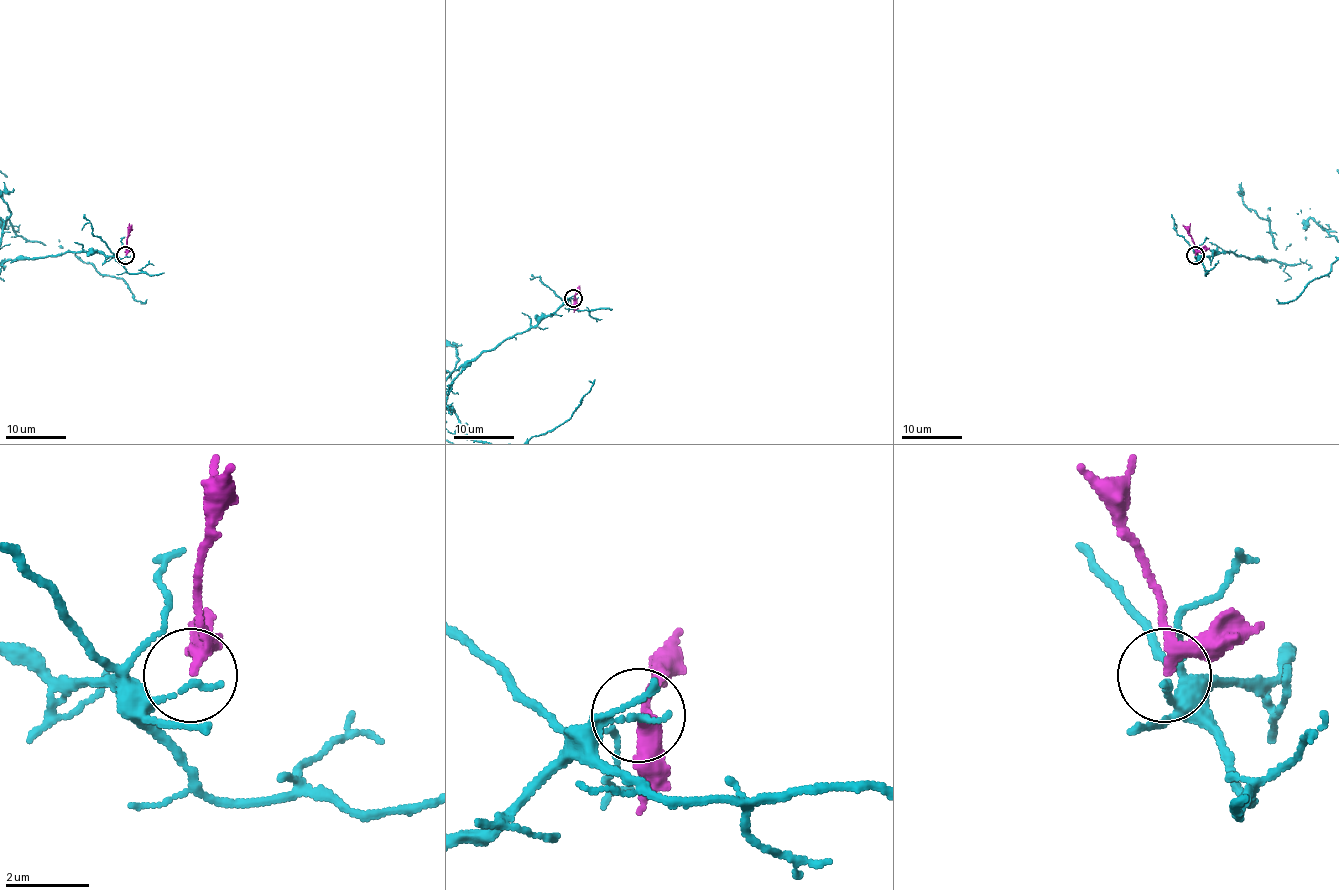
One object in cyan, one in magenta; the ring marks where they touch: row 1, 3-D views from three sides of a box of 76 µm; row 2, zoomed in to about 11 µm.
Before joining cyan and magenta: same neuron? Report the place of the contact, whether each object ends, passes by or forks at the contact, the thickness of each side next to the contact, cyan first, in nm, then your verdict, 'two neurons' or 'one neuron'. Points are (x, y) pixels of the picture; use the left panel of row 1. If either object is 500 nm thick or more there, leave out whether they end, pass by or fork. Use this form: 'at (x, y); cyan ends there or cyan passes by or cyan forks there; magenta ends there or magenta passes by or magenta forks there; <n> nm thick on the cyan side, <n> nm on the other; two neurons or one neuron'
at (125, 255); cyan ends there; magenta passes by; 150 nm thick on the cyan side, 240 nm on the other; two neurons

